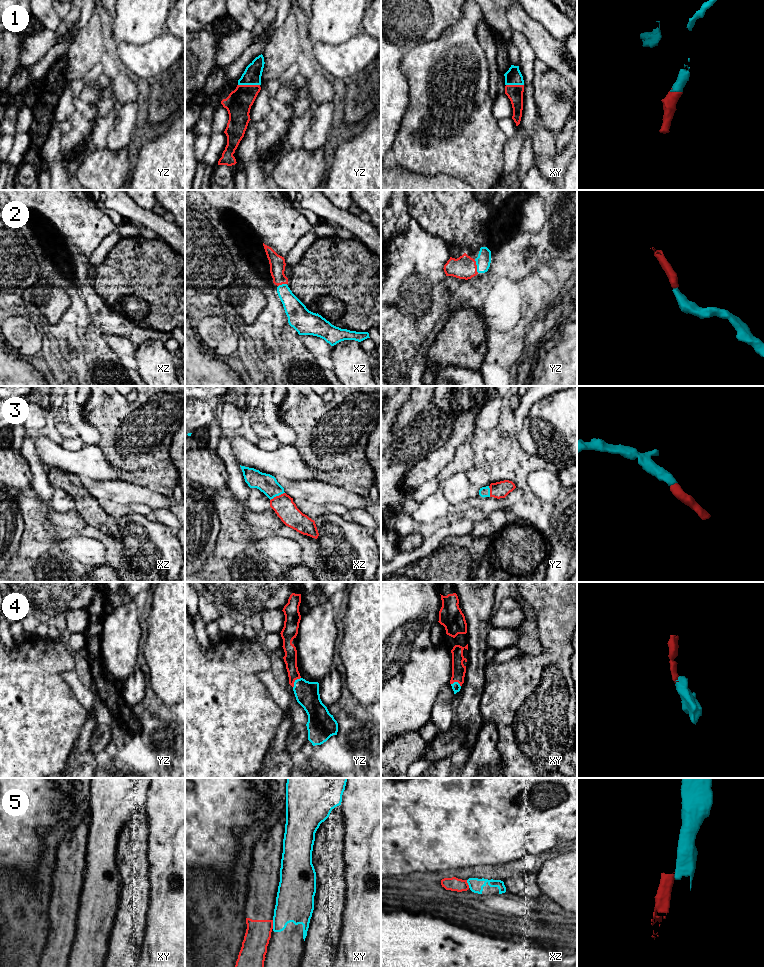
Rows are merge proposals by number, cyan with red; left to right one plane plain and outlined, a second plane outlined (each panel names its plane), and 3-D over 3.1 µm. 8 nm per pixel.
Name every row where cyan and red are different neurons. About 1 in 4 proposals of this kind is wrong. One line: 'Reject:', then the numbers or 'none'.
Reject: 5

